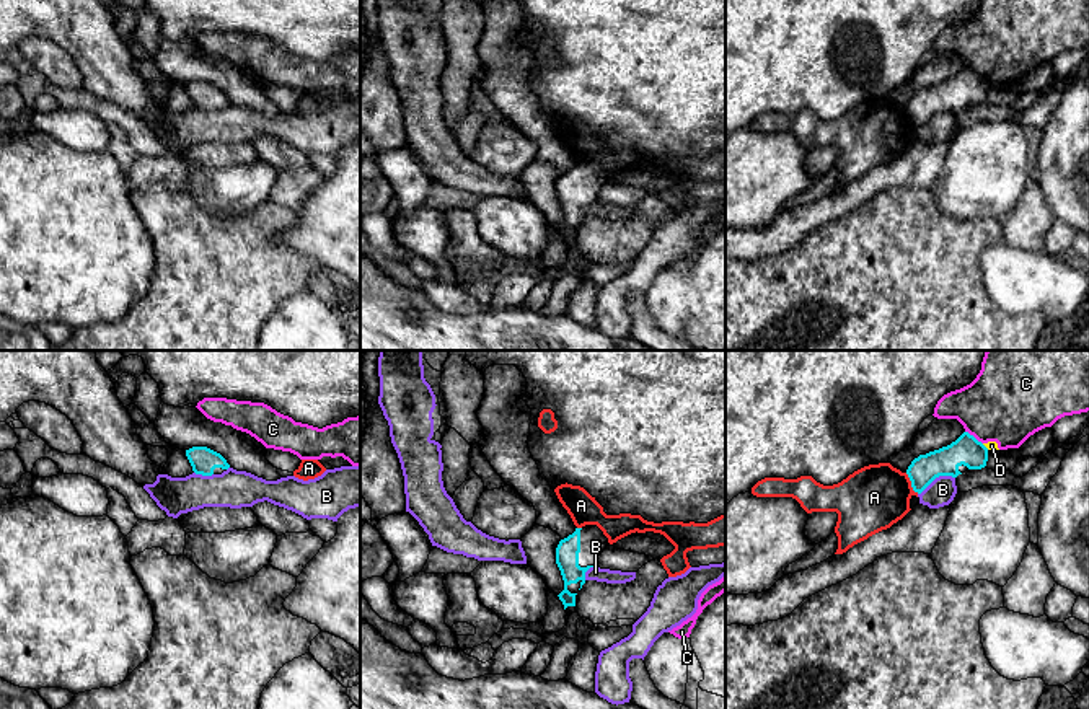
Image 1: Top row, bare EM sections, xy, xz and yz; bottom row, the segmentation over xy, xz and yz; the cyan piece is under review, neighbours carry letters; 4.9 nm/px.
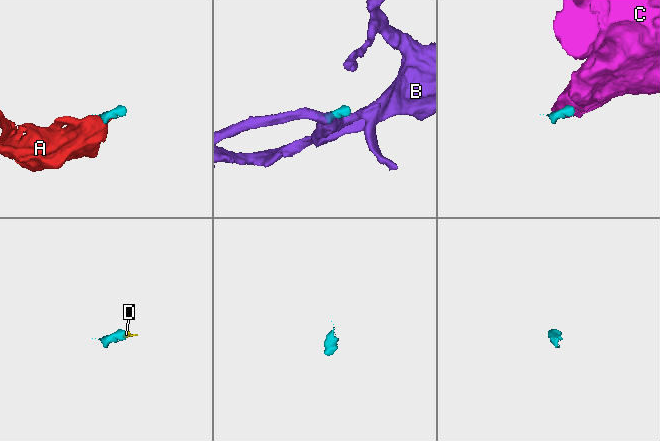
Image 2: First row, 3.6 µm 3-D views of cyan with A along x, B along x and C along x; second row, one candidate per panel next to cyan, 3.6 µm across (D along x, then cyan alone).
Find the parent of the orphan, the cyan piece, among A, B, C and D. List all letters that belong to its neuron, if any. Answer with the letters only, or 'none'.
none

